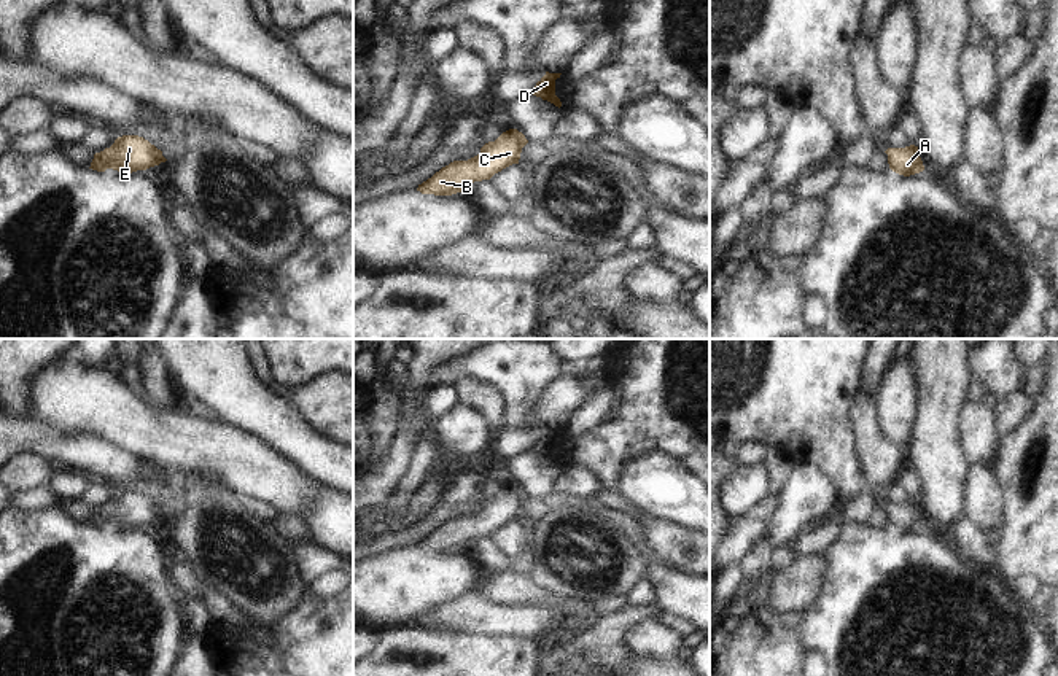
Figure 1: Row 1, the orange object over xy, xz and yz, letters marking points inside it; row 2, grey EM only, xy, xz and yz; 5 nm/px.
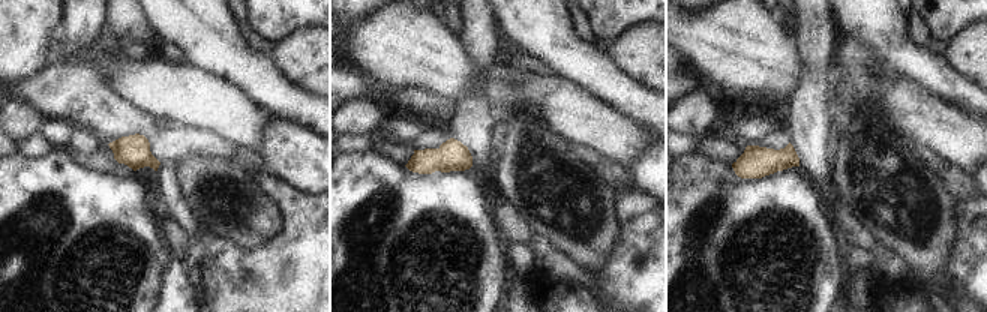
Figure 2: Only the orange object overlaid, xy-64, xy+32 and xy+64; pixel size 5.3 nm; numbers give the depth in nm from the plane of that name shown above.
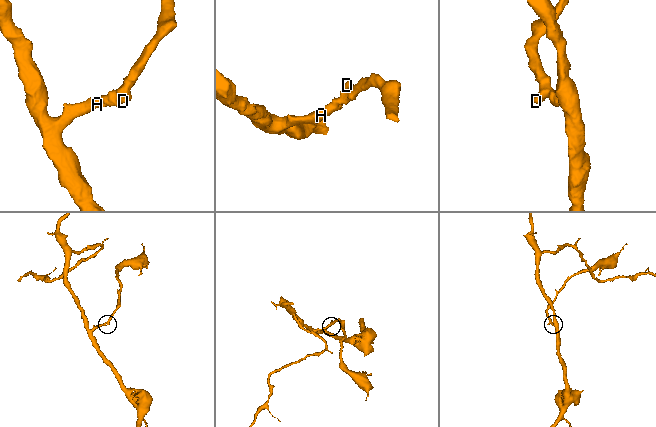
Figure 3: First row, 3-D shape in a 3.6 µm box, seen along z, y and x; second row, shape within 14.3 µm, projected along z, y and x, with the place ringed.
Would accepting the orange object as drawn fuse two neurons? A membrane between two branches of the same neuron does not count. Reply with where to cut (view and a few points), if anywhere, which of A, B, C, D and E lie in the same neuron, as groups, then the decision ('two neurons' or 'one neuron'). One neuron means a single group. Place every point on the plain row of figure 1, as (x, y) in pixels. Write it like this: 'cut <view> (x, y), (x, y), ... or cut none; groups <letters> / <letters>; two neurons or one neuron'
cut none; groups A B C D E; one neuron

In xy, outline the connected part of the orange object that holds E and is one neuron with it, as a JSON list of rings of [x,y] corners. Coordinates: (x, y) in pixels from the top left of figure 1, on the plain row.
[[[123,491],[115,496],[110,504],[94,511],[91,519],[92,526],[105,528],[113,525],[124,530],[146,526],[159,522],[167,515],[162,507],[138,491]]]

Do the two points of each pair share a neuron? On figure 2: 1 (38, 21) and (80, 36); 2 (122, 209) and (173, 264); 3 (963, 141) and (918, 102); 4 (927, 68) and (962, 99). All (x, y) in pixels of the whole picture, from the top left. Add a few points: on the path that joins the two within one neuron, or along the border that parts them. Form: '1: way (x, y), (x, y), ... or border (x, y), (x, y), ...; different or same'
1: border (63, 15), (54, 35); different
2: border (162, 275), (159, 278); different
3: way (953, 135), (929, 113); same
4: way (936, 77), (953, 90); same

